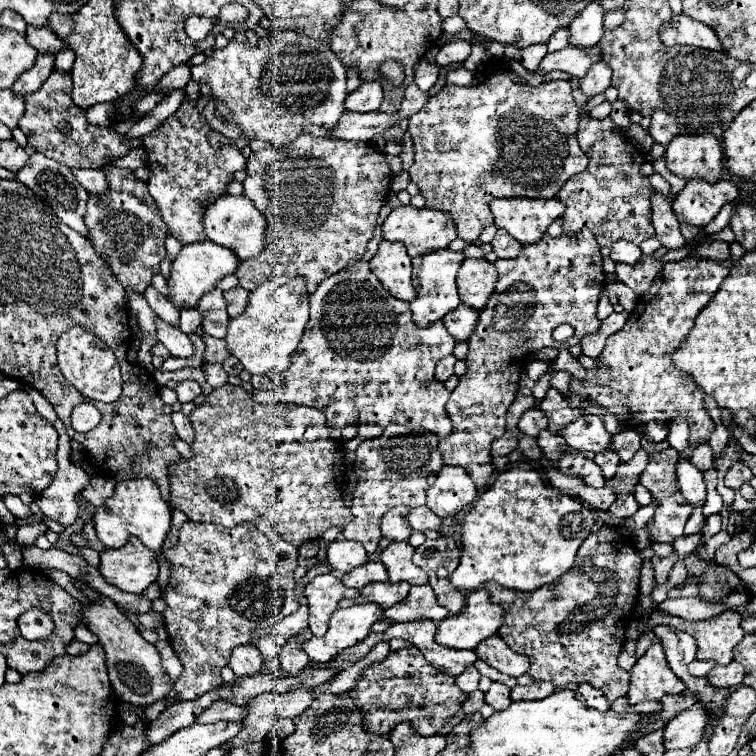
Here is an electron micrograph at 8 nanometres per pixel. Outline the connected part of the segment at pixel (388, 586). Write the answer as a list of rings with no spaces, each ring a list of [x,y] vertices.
[[[378,582],[378,584],[368,584],[366,588],[360,590],[360,596],[354,600],[342,600],[340,608],[348,608],[354,604],[362,604],[362,602],[376,602],[382,608],[390,608],[396,602],[404,600],[406,594],[410,590],[410,584],[406,582]]]

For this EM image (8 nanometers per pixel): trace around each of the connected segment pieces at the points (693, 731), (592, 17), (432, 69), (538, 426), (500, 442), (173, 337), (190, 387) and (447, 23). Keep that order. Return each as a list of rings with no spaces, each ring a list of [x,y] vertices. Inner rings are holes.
[[[696,702],[694,706],[680,712],[664,726],[664,746],[668,750],[696,746],[702,740],[708,722],[710,710],[706,708],[706,704]]]
[[[588,4],[580,16],[574,18],[570,28],[572,46],[596,46],[604,34],[604,12],[600,4]]]
[[[421,58],[414,66],[414,79],[417,86],[427,92],[438,80],[441,67]]]
[[[528,408],[522,418],[518,420],[518,428],[528,434],[528,436],[538,436],[540,430],[548,428],[548,420],[546,420],[546,414],[540,410],[540,408]]]
[[[504,434],[502,438],[496,438],[496,440],[494,440],[490,454],[492,454],[492,456],[508,456],[508,454],[516,448],[516,444],[518,444],[518,438],[516,438],[516,436]]]
[[[158,320],[158,340],[168,348],[170,354],[178,356],[178,358],[190,358],[196,352],[194,344],[180,328],[168,326],[162,320]]]
[[[186,380],[186,382],[180,382],[176,386],[176,394],[178,394],[178,402],[186,404],[186,402],[192,402],[196,396],[200,396],[202,394],[202,388],[194,380]]]
[[[450,16],[450,18],[446,18],[442,22],[444,32],[458,32],[458,30],[464,30],[464,28],[466,28],[466,24],[464,24],[464,20],[460,16]]]

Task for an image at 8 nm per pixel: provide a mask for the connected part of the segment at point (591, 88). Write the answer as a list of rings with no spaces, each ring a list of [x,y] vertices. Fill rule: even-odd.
[[[598,62],[590,68],[586,76],[582,76],[582,80],[578,80],[580,92],[588,98],[594,98],[596,94],[602,94],[610,86],[610,78],[612,78],[612,70],[606,64]]]

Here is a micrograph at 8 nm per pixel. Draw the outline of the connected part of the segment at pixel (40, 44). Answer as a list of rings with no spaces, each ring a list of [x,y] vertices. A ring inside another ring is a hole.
[[[28,26],[26,28],[26,40],[38,50],[38,52],[60,52],[66,48],[66,44],[62,44],[62,40],[58,40],[58,36],[54,36],[54,32],[50,32],[50,26],[42,26],[42,28],[34,28]]]

